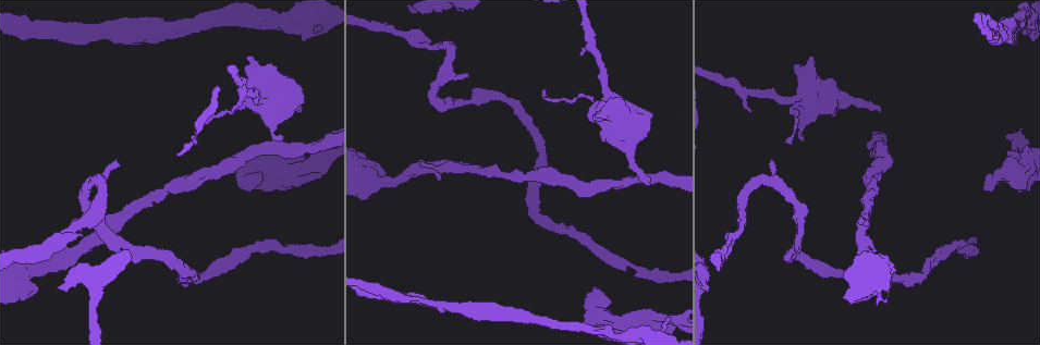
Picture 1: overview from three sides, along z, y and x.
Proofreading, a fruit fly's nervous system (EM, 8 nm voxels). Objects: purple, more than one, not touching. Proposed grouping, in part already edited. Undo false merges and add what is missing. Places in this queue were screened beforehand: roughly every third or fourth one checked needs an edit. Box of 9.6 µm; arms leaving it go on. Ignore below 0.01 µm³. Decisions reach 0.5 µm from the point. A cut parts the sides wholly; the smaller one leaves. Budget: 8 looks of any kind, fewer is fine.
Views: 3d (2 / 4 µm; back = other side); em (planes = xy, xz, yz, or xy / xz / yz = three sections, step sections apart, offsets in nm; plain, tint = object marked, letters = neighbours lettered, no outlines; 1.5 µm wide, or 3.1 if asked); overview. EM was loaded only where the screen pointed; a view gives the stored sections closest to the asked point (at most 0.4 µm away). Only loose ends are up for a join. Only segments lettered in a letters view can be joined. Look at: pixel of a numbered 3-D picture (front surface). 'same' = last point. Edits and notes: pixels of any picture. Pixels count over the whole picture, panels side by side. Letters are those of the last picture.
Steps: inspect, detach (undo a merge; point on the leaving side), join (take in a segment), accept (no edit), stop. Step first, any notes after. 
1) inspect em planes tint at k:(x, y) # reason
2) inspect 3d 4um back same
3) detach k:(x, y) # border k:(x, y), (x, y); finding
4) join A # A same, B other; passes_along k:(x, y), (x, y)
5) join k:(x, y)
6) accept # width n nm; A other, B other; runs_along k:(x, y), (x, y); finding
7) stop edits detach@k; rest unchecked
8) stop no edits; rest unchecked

inspect 3d 2um at 1:(770, 164) # thin end

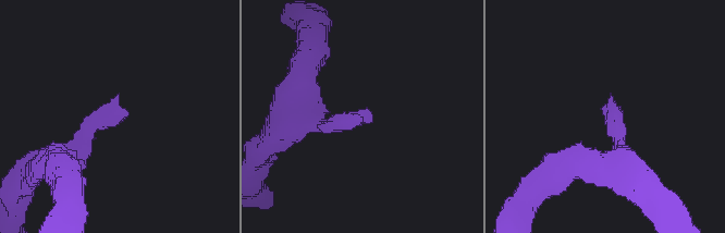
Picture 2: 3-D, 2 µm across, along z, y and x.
inspect em xy step 8 letters at 2:(124, 109) # need the tissue

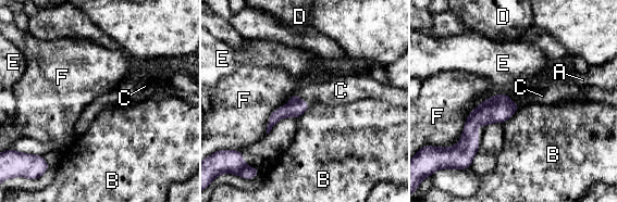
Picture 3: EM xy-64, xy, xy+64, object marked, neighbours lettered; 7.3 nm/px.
join C # A other, B other, C same, D other, E other, F other; passes_along 3:(296, 106), (301, 99), (334, 91); it goes on there

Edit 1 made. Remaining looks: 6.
inspect overview

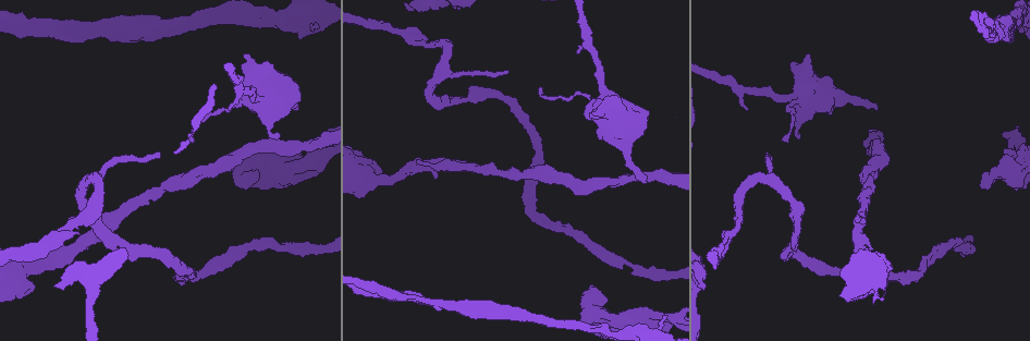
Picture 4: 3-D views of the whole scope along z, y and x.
inspect em planes letters at 4:(418, 162) # free end

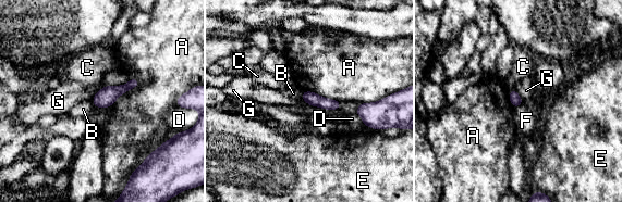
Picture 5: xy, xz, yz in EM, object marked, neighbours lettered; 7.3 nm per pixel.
accept # A other, B other, C other, D other, E other, F other, G other; runs_along 5:(304, 93), (321, 102), (338, 104); no lettered segment goes on from it

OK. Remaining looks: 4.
inspect 3d 4um at 4:(400, 296) # arms part here

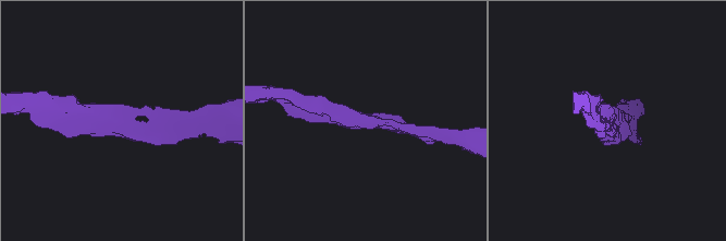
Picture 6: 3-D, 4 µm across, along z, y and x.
inspect em planes letters at 6:(611, 122) # arms 3; arm_widths 190, 220, 240 nm

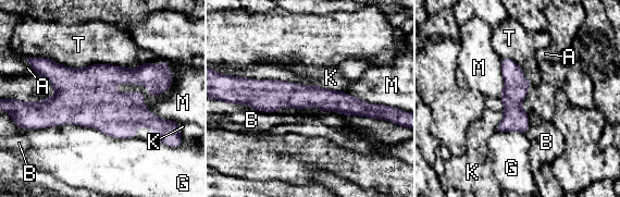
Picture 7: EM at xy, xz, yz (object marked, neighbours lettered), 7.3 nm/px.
accept # A other, B other, G other, K other, M other, T other; all the same cell

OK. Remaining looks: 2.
stop edits join@3; rest unchecked

